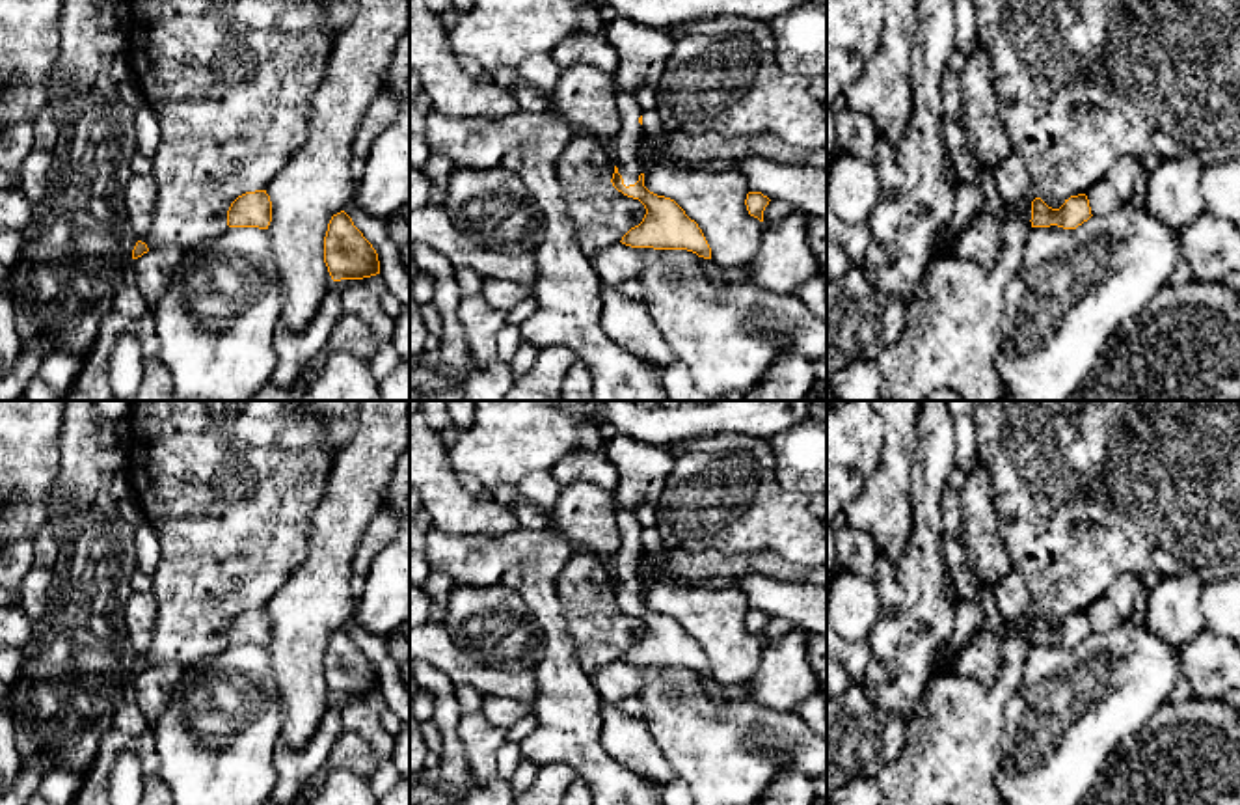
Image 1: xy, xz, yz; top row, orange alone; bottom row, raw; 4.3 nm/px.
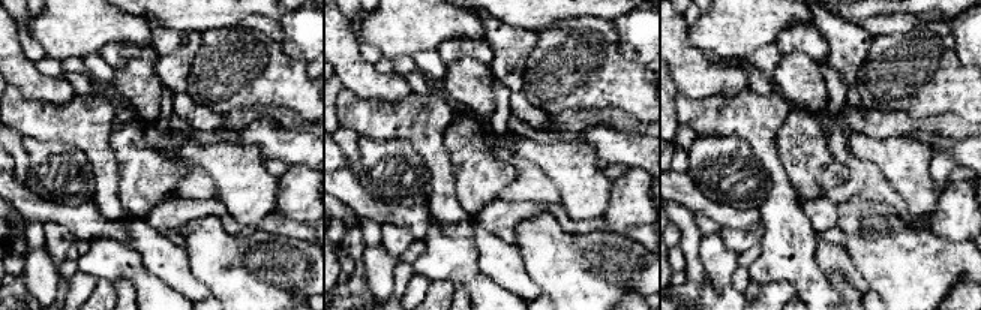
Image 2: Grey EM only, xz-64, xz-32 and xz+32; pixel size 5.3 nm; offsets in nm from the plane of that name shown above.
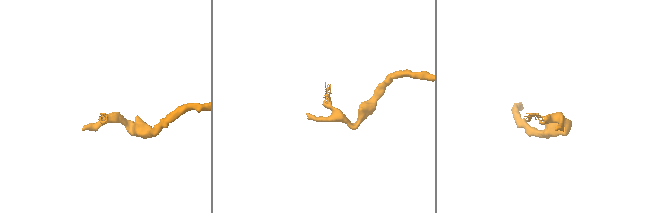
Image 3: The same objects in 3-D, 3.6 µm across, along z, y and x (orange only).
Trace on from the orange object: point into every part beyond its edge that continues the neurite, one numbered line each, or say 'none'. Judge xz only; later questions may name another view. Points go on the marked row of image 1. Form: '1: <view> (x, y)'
1: xz (626, 144)

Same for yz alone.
none

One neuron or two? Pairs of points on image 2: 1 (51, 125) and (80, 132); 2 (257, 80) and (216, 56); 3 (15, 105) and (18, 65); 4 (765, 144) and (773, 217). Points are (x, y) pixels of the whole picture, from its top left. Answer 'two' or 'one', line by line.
1: one
2: one
3: two
4: one

